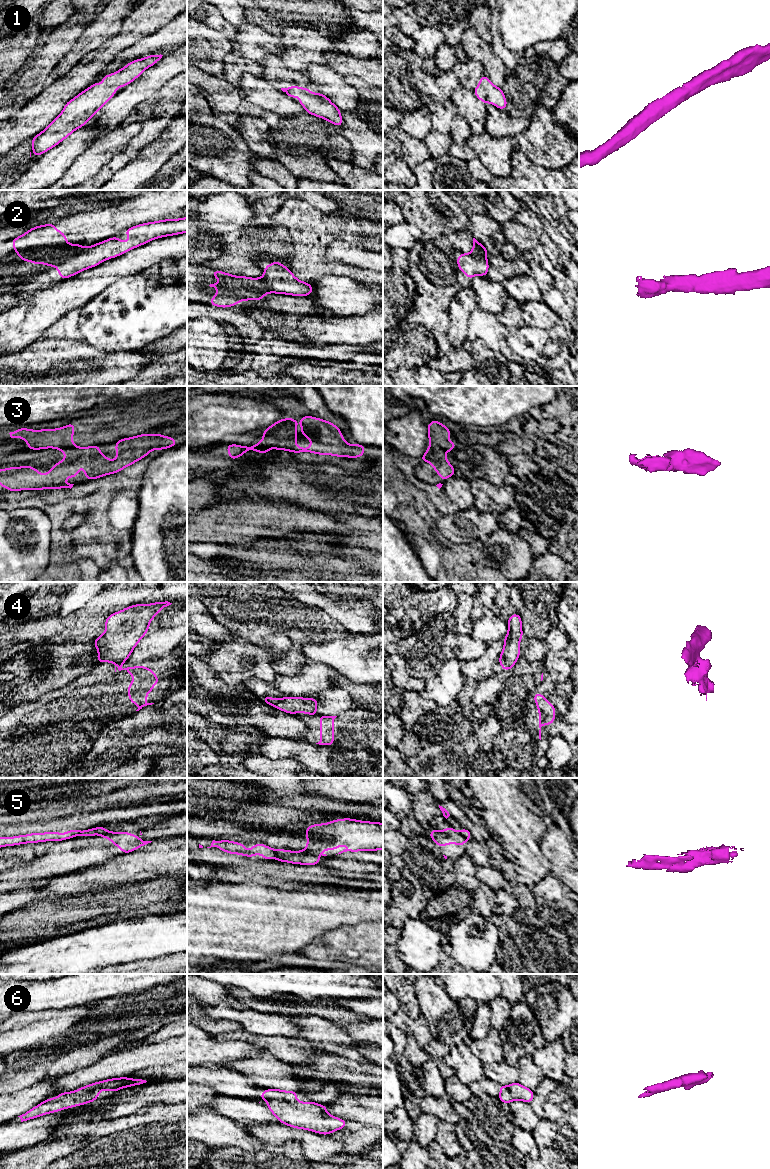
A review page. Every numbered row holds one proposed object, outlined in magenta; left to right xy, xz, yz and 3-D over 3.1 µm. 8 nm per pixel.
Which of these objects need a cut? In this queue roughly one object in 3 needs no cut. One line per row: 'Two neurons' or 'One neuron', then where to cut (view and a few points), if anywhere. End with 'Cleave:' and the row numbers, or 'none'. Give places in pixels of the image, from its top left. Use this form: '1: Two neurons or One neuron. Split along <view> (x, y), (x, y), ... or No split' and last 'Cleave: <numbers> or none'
1: One neuron. No split
2: Two neurons. Split along xy (84, 248), (59, 264)
3: Two neurons. Split along yz (430, 444), (438, 447), (444, 453)
4: Two neurons. Split along xy (121, 661), (113, 663)
5: Two neurons. Split along xy (114, 832), (102, 835)
6: One neuron. No split
Cleave: 2, 3, 4, 5

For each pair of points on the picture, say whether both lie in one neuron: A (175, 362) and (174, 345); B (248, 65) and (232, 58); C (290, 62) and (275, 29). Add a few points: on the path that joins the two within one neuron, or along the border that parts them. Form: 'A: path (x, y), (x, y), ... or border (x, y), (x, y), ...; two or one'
A: border (176, 350), (155, 357); two
B: path (244, 65), (239, 65), (236, 62); one
C: path (290, 53), (290, 39), (284, 33); one

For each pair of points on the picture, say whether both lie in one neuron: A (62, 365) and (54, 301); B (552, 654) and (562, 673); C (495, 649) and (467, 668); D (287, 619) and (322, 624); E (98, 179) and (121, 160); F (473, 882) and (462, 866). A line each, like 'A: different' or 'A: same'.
A: different
B: same
C: same
D: same
E: same
F: same

